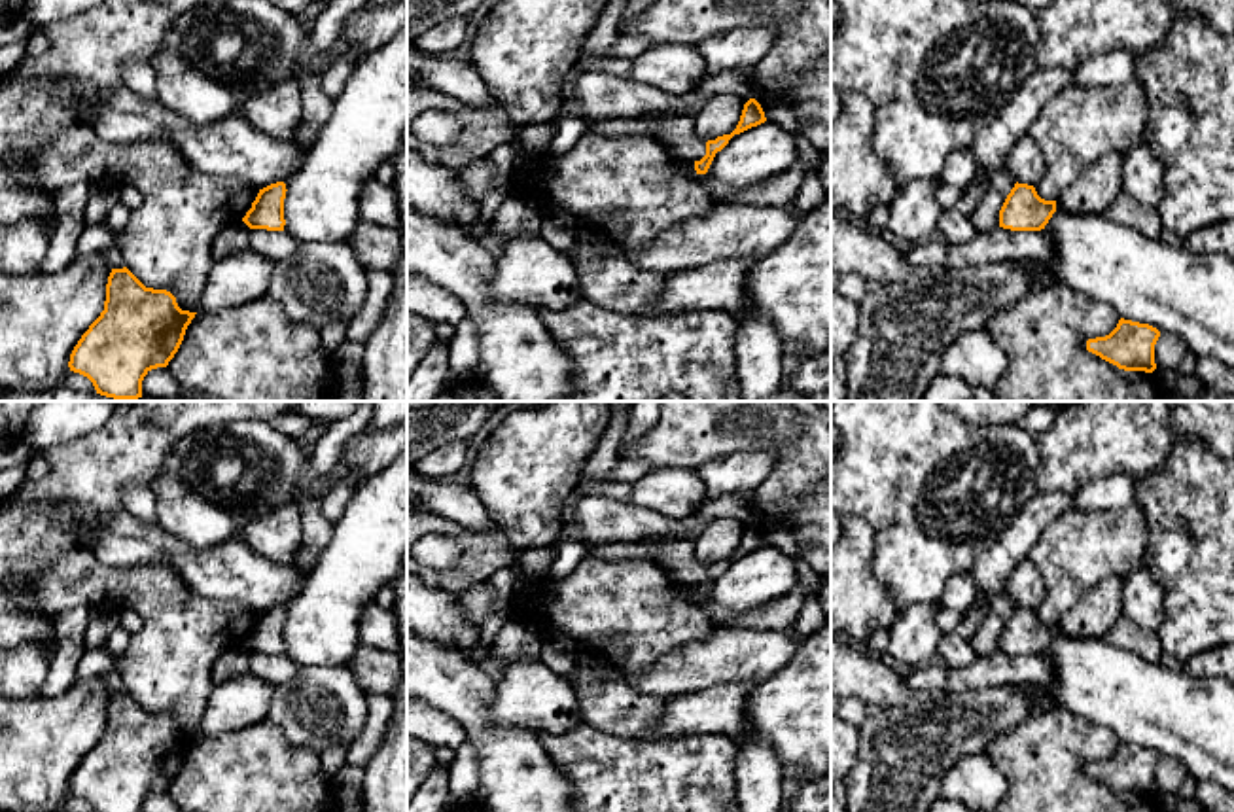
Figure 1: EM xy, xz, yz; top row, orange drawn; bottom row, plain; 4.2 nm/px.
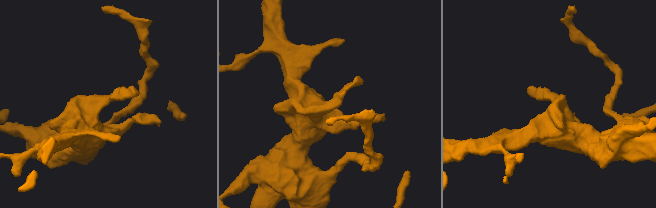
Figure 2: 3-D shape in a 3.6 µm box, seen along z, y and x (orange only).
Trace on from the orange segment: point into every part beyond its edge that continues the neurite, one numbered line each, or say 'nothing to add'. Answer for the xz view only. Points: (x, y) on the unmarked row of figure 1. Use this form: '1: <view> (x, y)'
nothing to add

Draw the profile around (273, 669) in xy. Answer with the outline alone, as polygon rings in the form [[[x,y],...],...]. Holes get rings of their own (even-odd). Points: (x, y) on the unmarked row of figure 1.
[[[250,653],[250,674],[271,685],[288,683],[297,668],[286,655]]]

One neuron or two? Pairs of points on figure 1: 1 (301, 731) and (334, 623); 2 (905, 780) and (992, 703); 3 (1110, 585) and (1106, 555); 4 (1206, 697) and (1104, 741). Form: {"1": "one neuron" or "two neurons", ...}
{"1": "two neurons", "2": "one neuron", "3": "two neurons", "4": "two neurons"}

